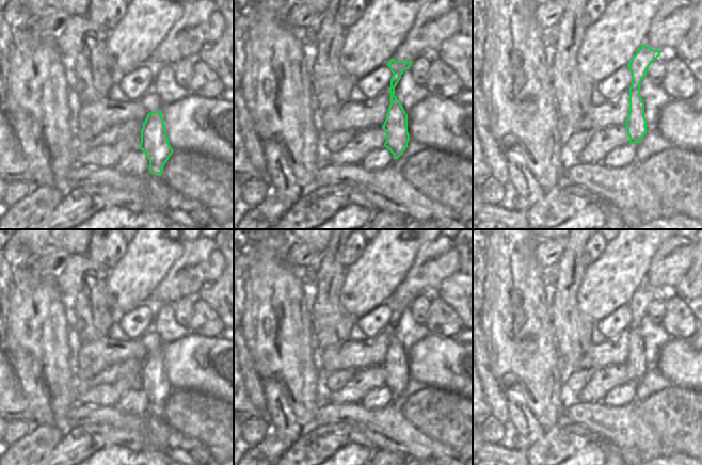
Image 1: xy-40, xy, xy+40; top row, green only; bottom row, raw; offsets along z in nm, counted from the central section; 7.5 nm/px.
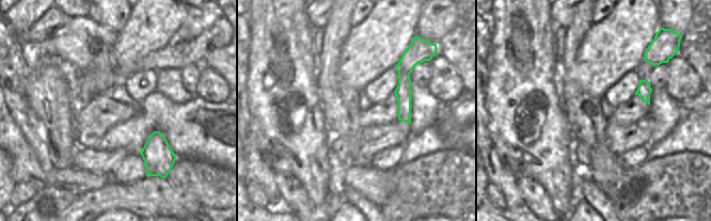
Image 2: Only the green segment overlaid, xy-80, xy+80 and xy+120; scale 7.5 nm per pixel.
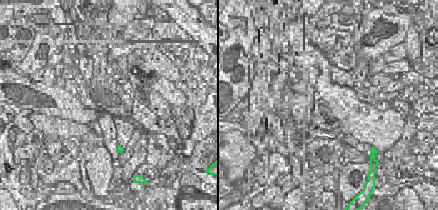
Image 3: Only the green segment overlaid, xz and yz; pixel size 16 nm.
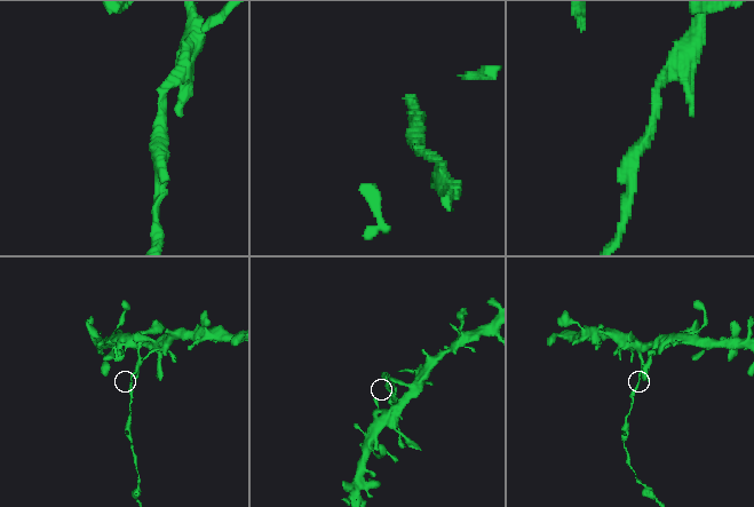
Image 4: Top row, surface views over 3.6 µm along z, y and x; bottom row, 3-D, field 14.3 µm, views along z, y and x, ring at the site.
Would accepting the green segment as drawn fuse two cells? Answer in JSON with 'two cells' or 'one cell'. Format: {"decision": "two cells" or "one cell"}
{"decision": "two cells"}

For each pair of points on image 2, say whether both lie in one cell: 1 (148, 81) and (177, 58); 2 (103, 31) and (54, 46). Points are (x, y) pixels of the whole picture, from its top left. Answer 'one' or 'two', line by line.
1: two
2: one

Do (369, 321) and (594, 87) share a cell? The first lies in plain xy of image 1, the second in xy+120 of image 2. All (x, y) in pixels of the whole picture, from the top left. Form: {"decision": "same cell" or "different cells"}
{"decision": "different cells"}

